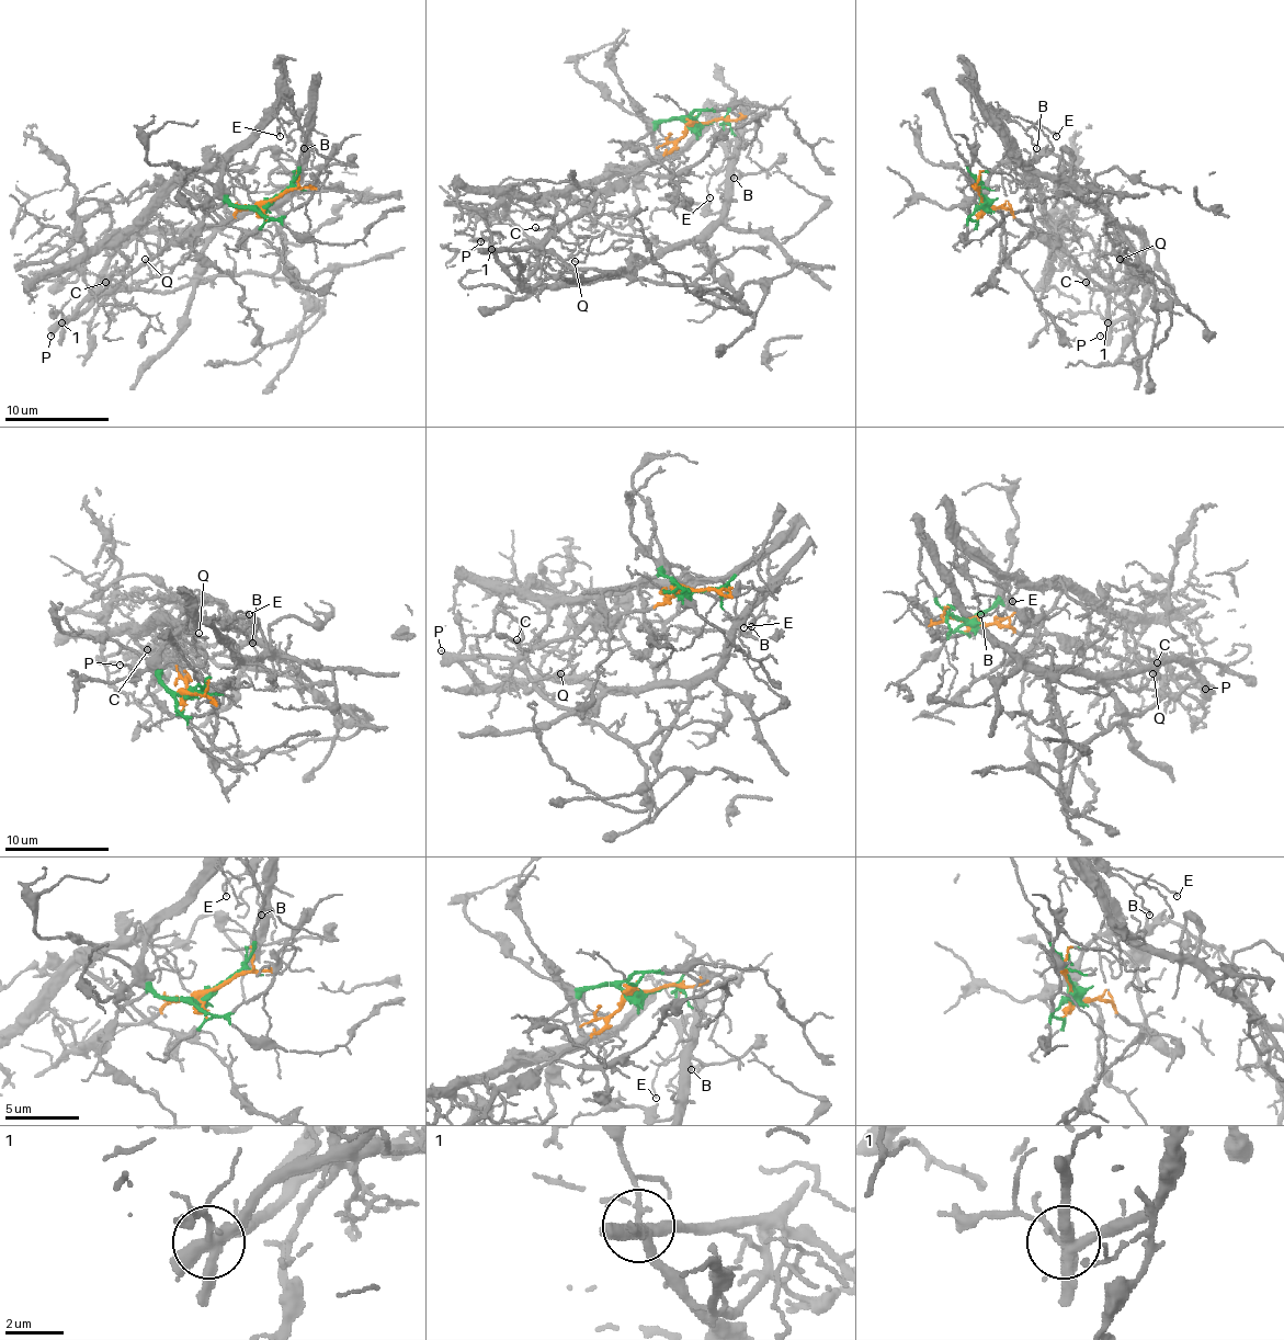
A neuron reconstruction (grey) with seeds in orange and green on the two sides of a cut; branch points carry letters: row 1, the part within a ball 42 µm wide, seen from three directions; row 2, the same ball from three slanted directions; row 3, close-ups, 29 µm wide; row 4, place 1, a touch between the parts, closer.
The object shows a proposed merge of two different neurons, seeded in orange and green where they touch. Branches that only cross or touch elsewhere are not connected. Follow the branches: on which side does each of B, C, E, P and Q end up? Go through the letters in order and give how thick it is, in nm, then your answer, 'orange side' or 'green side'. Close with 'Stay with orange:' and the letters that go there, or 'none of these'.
B: calibre 90 nm; green side
C: calibre 130 nm; green side
E: calibre 90 nm; green side
P: calibre 180 nm; orange side
Q: calibre 100 nm; orange side
Stay with orange: P, Q

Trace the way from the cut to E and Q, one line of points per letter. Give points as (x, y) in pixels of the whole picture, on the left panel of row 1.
E: (269, 201), (263, 206), (235, 206), (227, 196), (222, 165), (282, 105), (297, 115), (279, 126), (279, 136)
Q: (269, 201), (185, 233), (115, 287), (133, 287), (151, 276), (154, 269), (144, 259)

